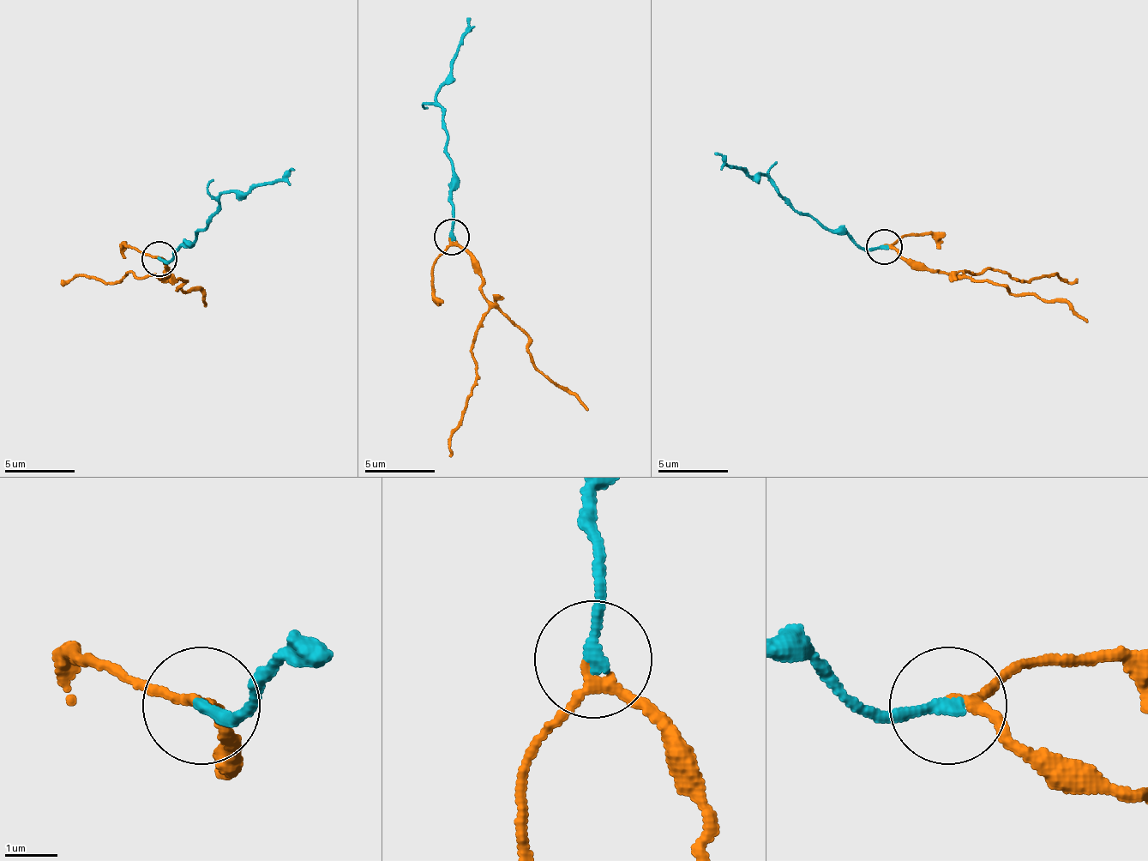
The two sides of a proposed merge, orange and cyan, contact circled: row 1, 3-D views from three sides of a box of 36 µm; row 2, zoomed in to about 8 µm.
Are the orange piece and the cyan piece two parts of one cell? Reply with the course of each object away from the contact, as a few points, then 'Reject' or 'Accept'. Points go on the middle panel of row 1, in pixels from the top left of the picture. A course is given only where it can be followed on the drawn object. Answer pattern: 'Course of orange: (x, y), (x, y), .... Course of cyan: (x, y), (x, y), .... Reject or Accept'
Course of orange: (451, 237), (470, 252), (489, 306), (471, 345), (476, 385), (470, 393), (462, 424), (450, 443), (452, 457). Course of cyan: (453, 237), (451, 168), (437, 96), (471, 16). Accept

